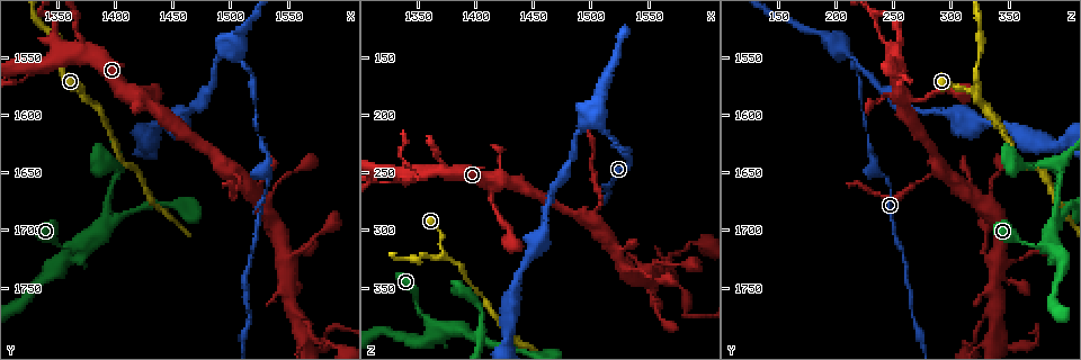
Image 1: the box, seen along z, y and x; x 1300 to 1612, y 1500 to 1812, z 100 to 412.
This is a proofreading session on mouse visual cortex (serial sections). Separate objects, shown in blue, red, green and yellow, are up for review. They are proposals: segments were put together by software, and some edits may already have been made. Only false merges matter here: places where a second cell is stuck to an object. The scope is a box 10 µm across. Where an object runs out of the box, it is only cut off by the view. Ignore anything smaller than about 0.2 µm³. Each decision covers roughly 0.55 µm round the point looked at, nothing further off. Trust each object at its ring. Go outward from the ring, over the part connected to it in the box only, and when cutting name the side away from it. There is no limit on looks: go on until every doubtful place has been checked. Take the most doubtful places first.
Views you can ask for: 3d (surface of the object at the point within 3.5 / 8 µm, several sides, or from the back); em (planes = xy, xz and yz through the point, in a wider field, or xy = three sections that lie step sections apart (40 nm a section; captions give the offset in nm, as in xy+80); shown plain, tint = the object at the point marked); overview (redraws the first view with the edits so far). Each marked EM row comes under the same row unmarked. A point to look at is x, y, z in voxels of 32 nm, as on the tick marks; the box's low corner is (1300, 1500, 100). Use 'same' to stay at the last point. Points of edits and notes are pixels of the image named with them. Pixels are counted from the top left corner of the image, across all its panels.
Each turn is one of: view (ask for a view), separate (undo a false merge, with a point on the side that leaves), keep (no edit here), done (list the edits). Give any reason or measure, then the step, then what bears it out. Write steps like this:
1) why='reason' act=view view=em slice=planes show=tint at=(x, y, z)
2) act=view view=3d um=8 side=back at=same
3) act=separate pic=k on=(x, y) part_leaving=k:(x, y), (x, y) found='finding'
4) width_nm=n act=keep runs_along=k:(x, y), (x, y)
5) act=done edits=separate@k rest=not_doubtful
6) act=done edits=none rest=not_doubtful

why='a narrow waist' act=view view=3d um=3.5 at=(1326, 1562, 256)

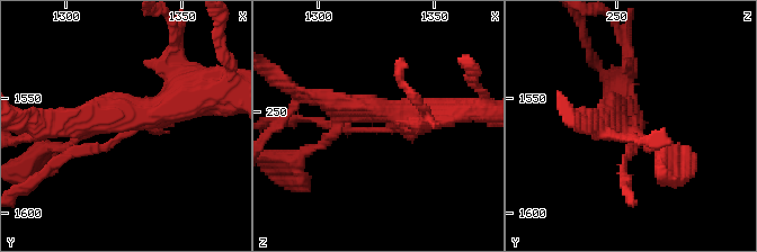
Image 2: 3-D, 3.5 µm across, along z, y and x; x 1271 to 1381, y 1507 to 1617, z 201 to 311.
act=view view=em slice=planes show=tint at=(1326, 1564, 257)

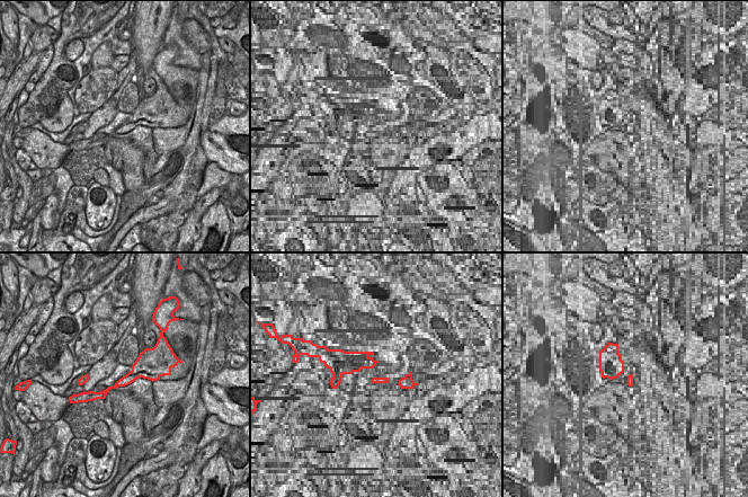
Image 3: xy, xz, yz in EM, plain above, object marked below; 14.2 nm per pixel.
width_nm=220 act=keep runs_along=3:(159, 371), (137, 371), (92, 395) found='all the same cell'

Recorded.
act=view view=3d um=3.5 at=(1502, 1542, 204)

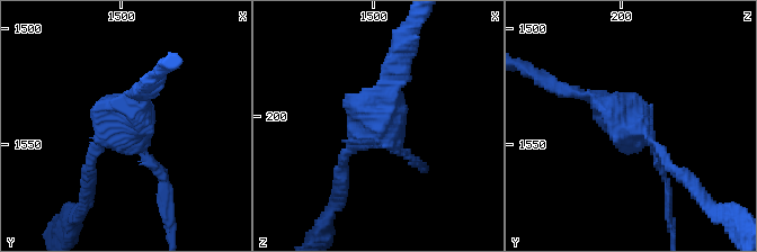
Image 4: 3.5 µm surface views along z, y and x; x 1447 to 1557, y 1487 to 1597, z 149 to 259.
act=view view=em slice=xy step=2 show=tint at=(1504, 1543, 206)

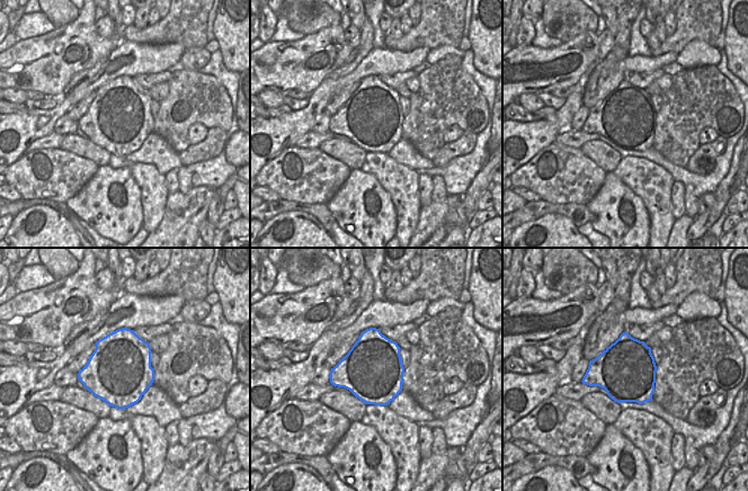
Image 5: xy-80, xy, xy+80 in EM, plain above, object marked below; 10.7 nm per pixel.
width_nm=650 act=keep runs_along=4:(163, 182), (128, 127), (100, 134), (90, 165) found='one cell here'

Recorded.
why='sharp bend' act=view view=3d um=3.5 at=(1374, 1582, 320)

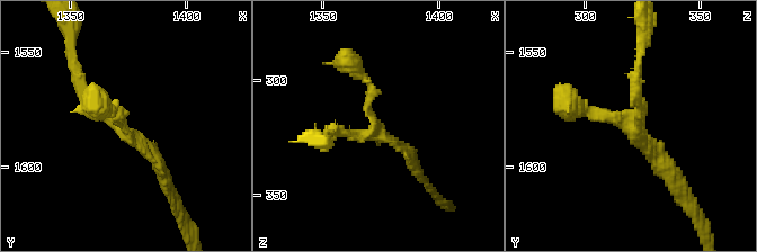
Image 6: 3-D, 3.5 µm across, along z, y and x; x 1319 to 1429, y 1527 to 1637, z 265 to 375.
act=view view=em slice=xy step=5 show=tint at=(1373, 1581, 321)

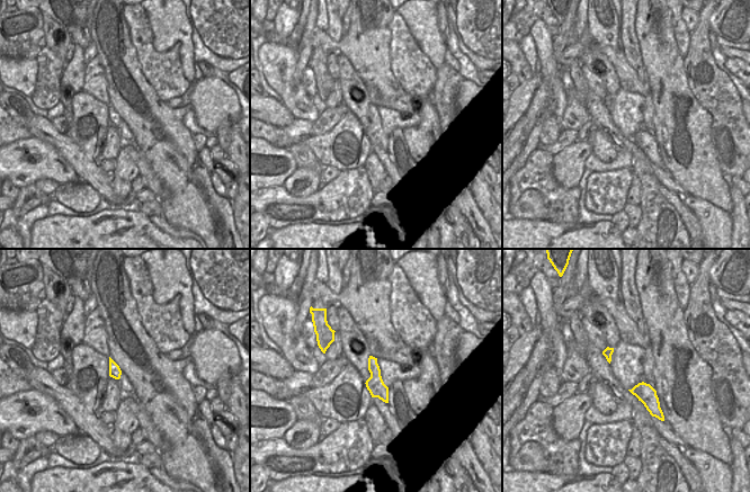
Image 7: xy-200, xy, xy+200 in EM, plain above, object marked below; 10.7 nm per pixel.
act=keep runs_along=6:(571, 105), (632, 125), (673, 173) found='all the same cell'

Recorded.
why='three arms meet' act=view view=3d um=8 side=back at=(1392, 1694, 386)

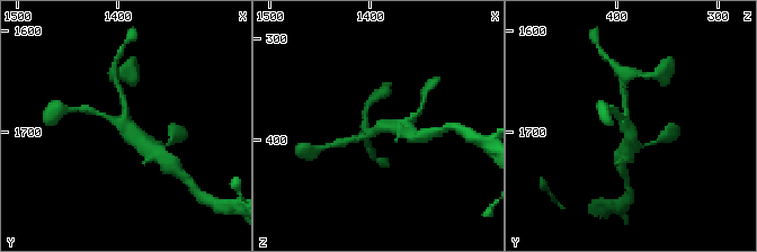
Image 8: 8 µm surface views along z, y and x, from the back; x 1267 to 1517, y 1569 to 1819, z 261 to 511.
arms=3 arm_widths_nm=200,200,400 act=view view=em slice=xy step=3 show=tint at=same

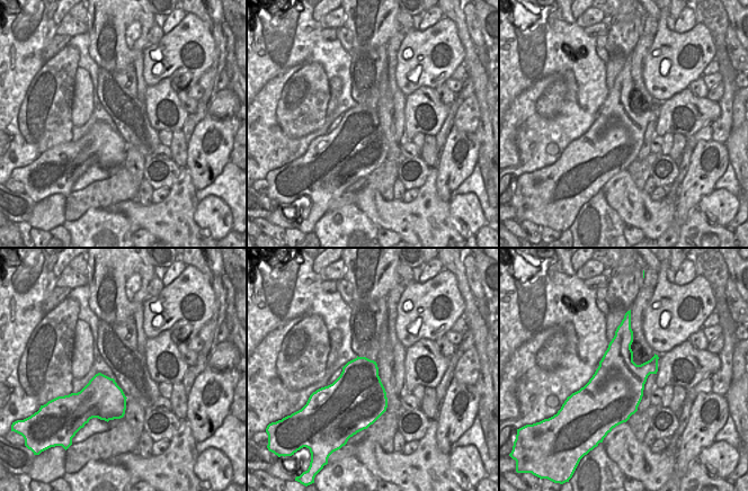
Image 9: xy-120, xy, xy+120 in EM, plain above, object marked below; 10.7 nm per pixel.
act=keep runs_along=8:(154, 145), (130, 131), (121, 96) found='one cell here'

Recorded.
act=done edits=none rest=not_doubtful

